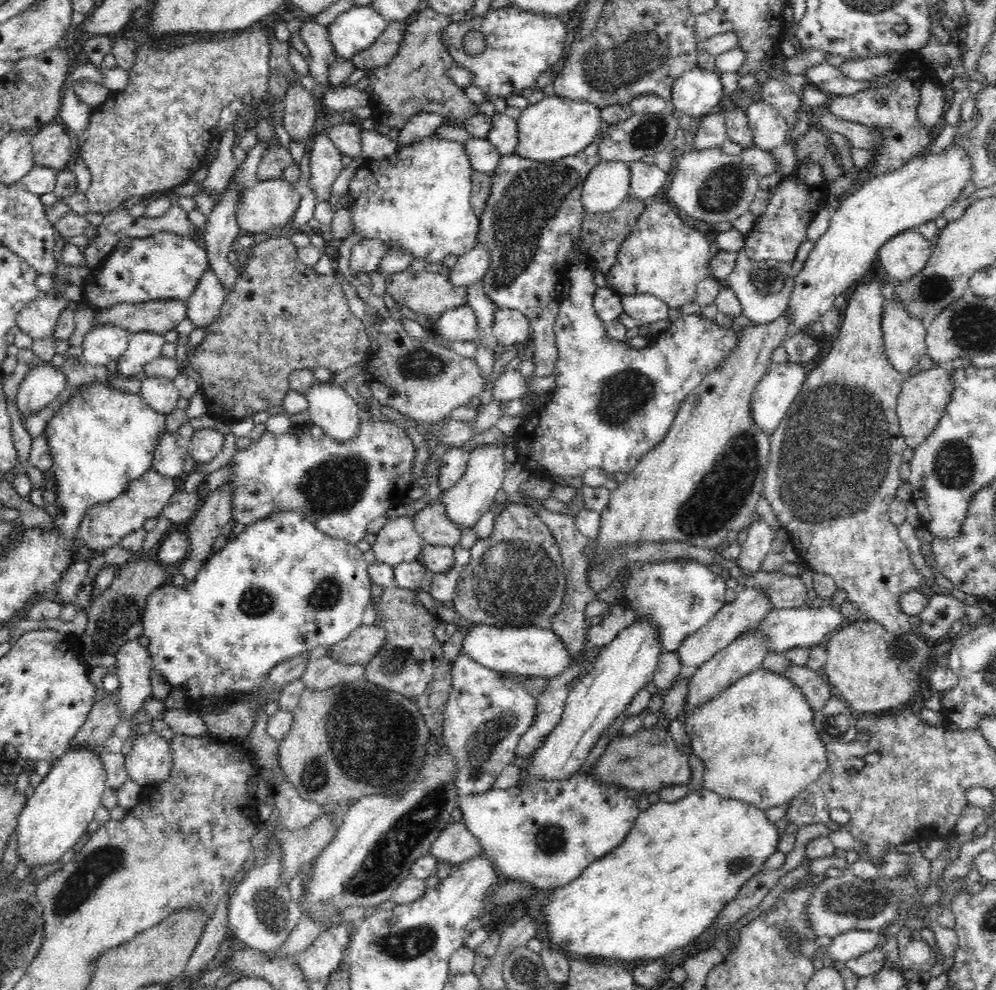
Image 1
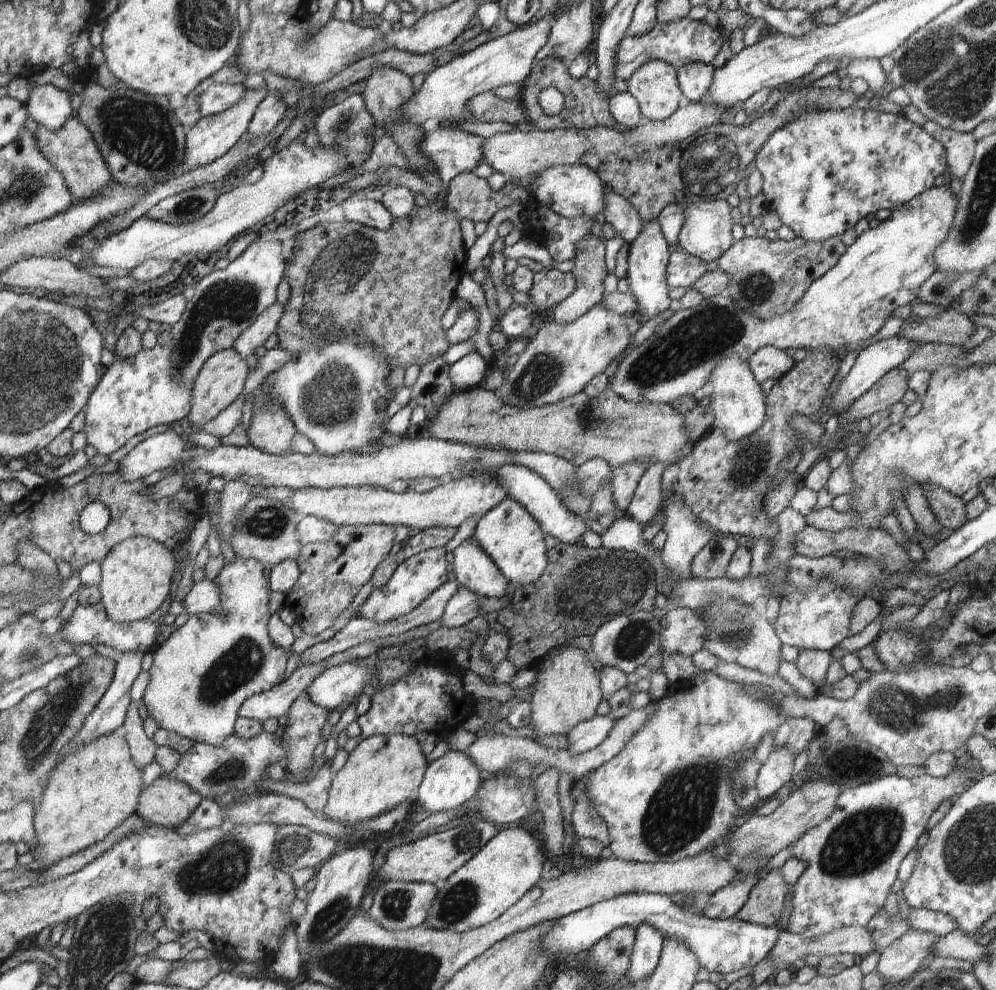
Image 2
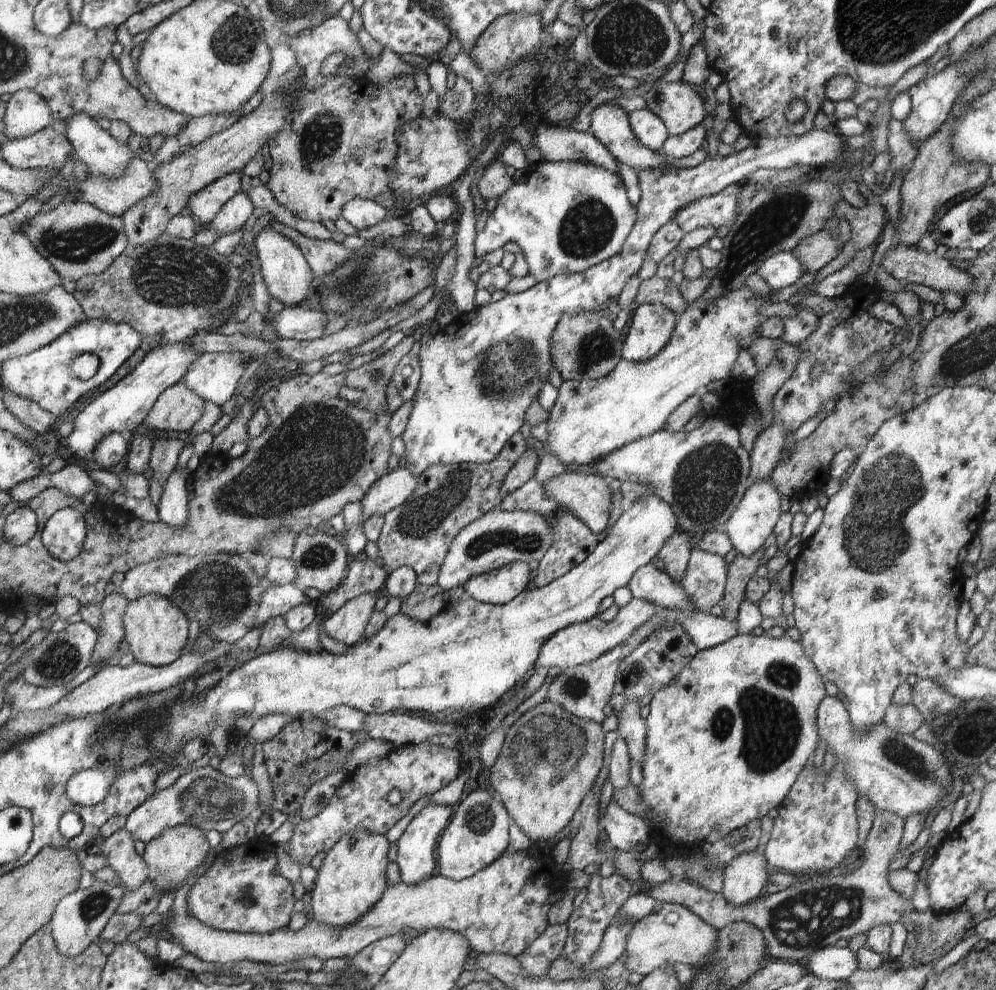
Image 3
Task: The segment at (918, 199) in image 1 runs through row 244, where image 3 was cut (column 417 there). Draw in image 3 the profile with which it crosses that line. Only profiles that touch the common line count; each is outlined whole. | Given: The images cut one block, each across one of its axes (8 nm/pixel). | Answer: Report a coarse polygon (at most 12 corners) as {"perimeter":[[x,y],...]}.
{"perimeter":[[425,806],[397,840],[402,883],[432,876],[451,806]]}

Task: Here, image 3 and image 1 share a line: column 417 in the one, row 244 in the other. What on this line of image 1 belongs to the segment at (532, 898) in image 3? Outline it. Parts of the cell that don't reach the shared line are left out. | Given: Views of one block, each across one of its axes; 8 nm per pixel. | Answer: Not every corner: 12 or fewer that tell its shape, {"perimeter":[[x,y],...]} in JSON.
{"perimeter":[[916,229],[885,242],[886,284],[922,272],[933,245]]}

